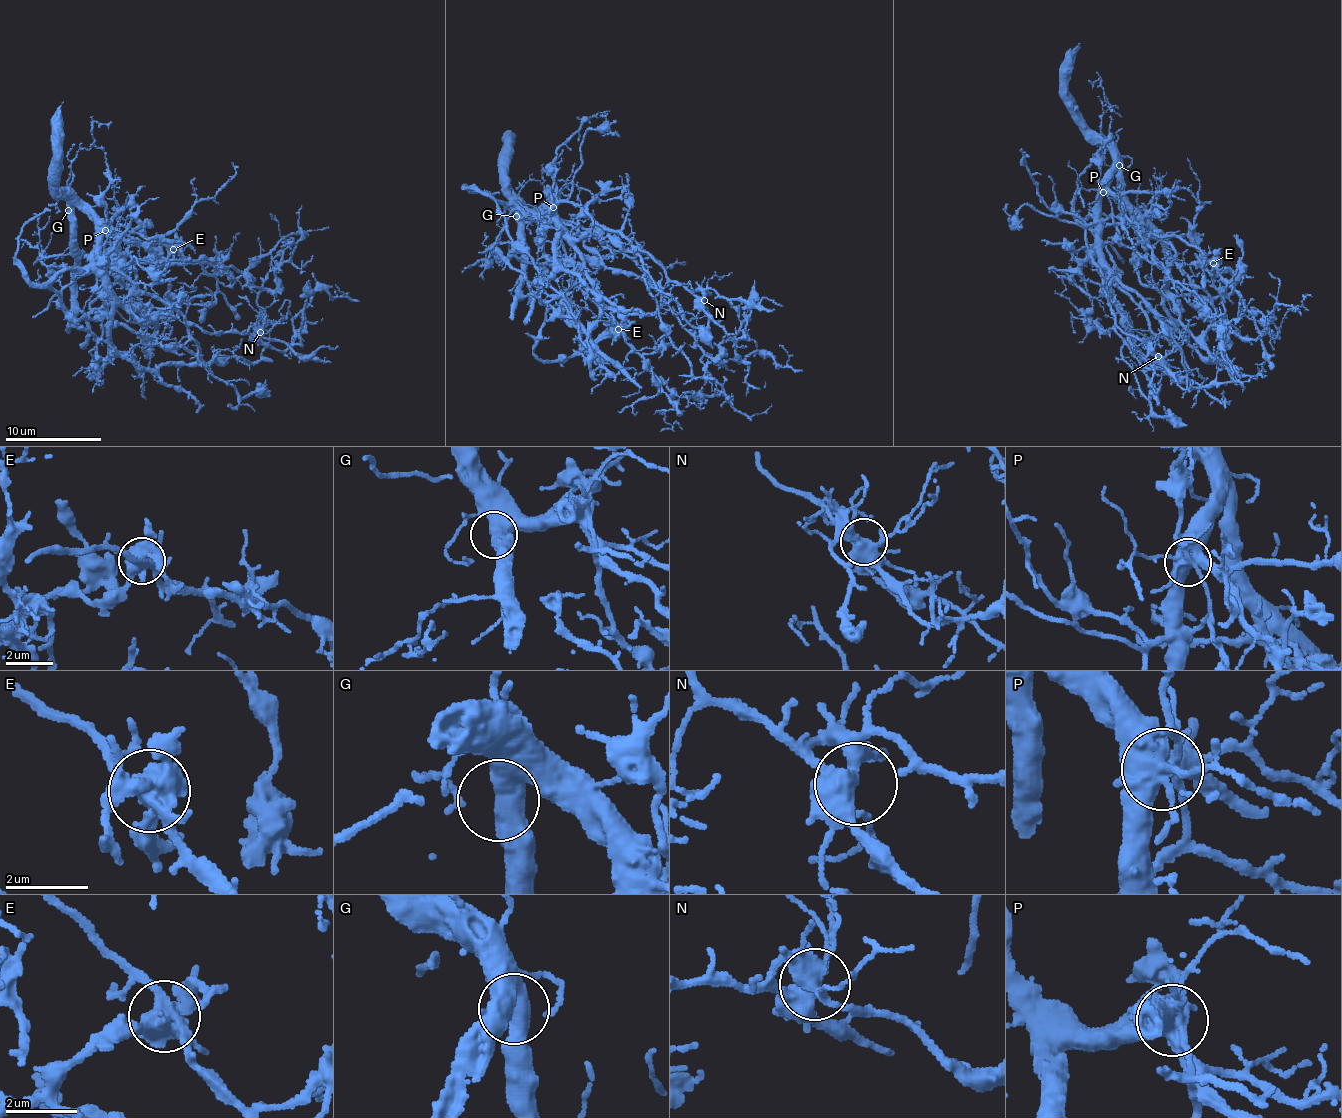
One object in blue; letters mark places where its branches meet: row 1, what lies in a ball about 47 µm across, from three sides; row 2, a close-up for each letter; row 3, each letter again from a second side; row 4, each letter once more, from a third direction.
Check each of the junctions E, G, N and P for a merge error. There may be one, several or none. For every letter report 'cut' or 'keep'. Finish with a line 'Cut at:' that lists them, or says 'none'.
E: cut
G: keep
N: keep
P: cut
Cut at: E, P

